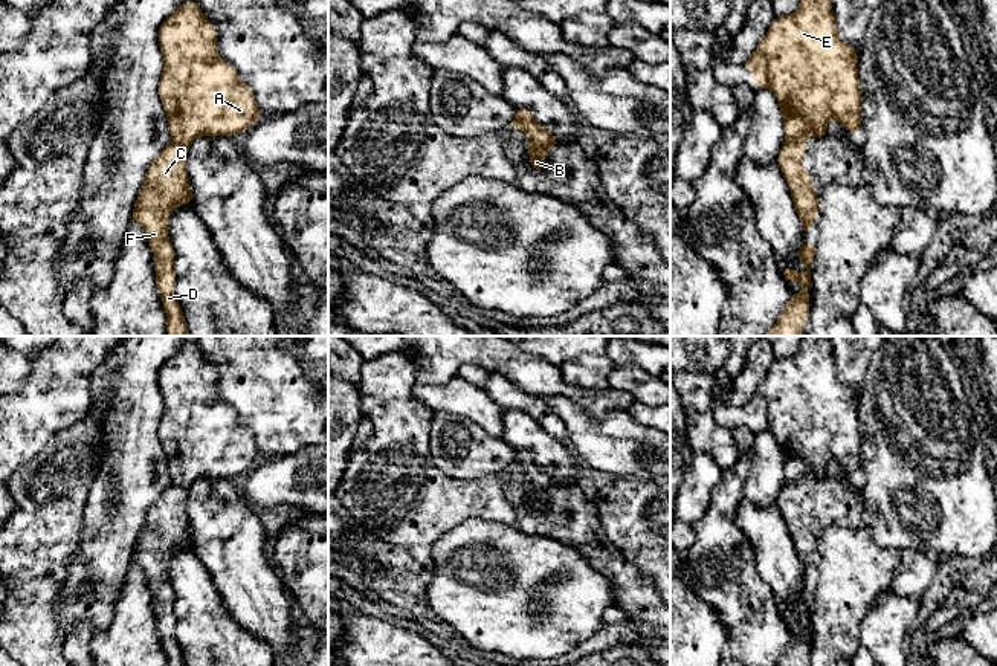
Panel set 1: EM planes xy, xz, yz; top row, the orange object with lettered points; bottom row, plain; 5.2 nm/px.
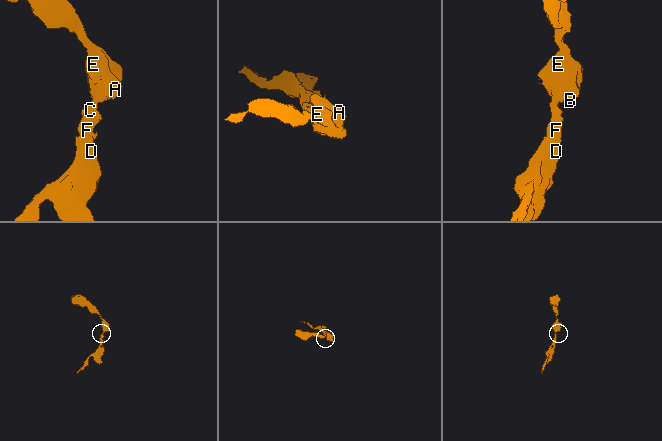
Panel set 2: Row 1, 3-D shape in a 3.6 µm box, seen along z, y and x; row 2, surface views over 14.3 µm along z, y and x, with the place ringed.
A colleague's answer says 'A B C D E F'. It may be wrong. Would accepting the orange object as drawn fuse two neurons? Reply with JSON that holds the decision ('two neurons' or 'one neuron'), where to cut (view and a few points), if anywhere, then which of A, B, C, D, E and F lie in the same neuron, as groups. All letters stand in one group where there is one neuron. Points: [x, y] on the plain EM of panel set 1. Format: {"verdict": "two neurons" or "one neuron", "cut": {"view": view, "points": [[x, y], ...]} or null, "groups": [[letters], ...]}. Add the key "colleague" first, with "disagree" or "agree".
{"colleague": "disagree", "verdict": "two neurons", "cut": {"view": "xz", "points": [[516, 451], [516, 459], [522, 469]]}, "groups": [["A", "B", "E"], ["C", "D", "F"]]}

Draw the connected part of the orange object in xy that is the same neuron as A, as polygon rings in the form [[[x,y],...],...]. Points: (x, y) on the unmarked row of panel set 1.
[[[197,341],[179,347],[168,357],[159,370],[157,380],[163,397],[159,438],[174,484],[189,490],[200,478],[229,480],[244,475],[261,458],[253,432],[240,422],[235,409],[218,397],[217,371],[203,357]]]

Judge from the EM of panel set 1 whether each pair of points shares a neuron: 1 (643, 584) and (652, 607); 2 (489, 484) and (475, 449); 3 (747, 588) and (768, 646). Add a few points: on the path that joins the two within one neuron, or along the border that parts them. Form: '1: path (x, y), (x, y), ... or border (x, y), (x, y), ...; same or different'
1: path (643, 590), (646, 601); same
2: border (448, 474), (457, 478), (495, 475); different
3: path (747, 602), (756, 633); same

